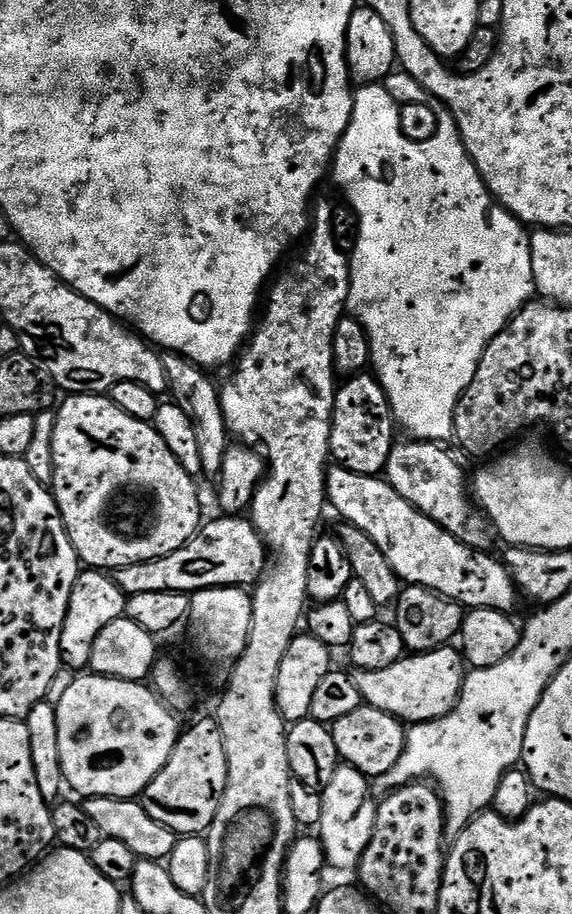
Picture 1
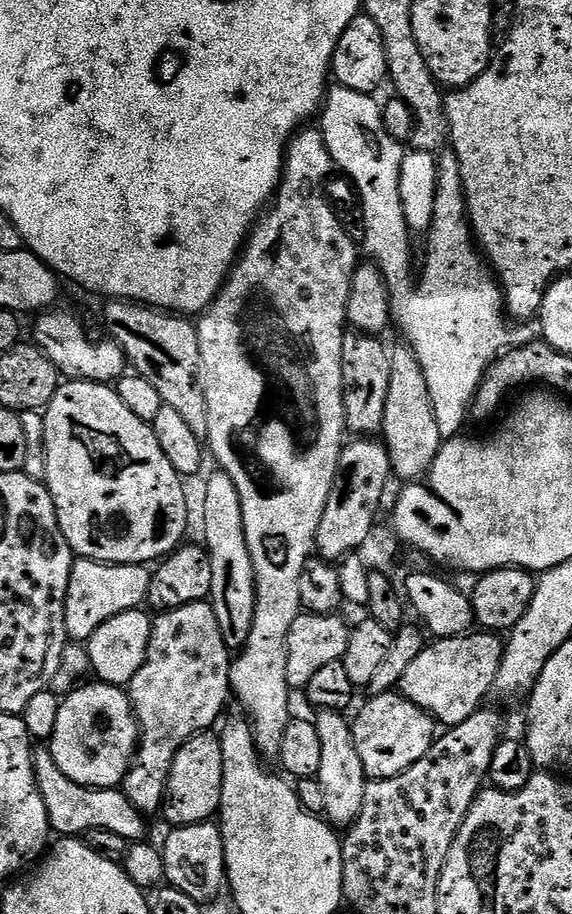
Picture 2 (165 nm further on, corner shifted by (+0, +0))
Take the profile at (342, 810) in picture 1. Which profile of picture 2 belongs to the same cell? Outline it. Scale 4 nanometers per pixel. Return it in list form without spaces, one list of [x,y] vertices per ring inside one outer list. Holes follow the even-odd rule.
[[[323,710],[317,711],[315,715],[314,723],[318,730],[318,738],[322,741],[322,766],[315,779],[320,781],[322,795],[326,801],[324,816],[327,823],[344,830],[356,821],[358,814],[362,814],[362,798],[366,798],[366,786],[369,779],[362,770],[358,750],[354,750],[349,717],[338,712]]]

